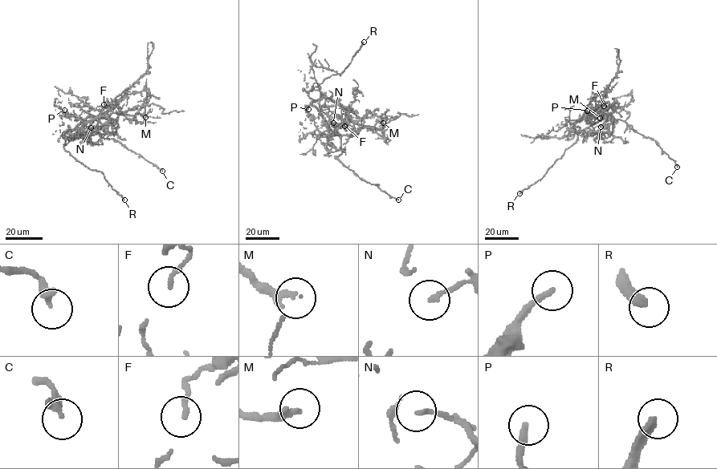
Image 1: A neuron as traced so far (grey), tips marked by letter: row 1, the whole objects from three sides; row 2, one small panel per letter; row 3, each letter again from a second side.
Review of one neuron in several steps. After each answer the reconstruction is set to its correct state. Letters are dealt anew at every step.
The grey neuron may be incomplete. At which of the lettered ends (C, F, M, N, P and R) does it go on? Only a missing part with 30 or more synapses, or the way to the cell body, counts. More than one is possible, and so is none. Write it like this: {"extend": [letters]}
{"extend": ["M", "R"]}

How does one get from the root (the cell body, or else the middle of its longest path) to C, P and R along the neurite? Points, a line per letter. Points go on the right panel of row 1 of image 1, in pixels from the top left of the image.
C: (596, 122), (608, 117), (624, 121), (636, 131), (653, 139), (677, 167)
P: (596, 122), (580, 132), (576, 130), (577, 123), (596, 117), (583, 116), (587, 111)
R: (596, 122), (578, 135), (576, 141), (565, 151), (542, 179), (519, 193)

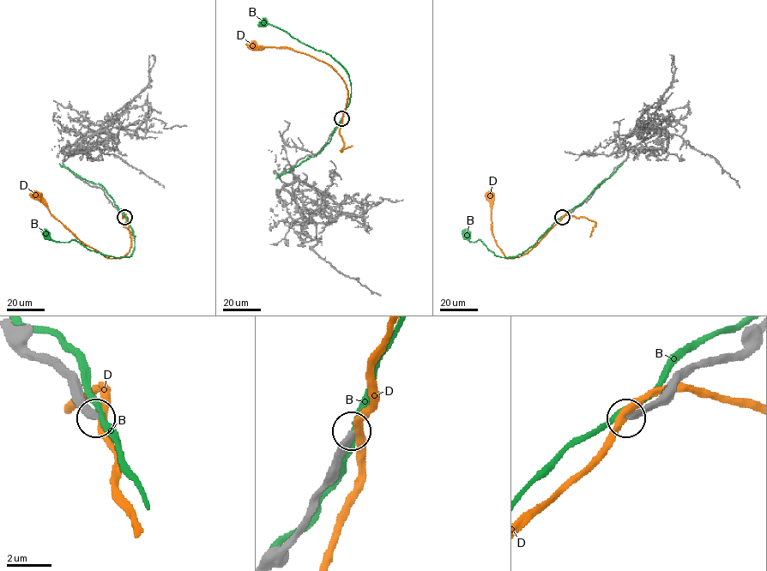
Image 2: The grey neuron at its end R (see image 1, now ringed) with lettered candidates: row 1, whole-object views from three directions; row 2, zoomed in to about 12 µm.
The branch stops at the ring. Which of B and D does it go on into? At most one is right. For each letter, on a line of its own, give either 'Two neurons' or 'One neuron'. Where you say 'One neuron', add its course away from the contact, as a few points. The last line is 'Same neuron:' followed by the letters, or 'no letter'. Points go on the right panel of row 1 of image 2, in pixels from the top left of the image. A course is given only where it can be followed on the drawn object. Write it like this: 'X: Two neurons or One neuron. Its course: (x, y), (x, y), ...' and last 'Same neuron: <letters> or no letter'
B: Two neurons
D: Two neurons
Same neuron: no letter

